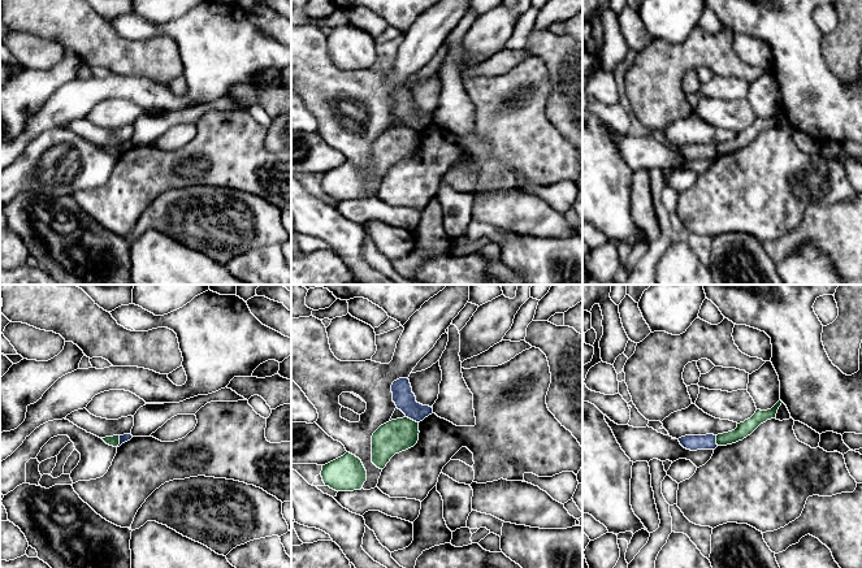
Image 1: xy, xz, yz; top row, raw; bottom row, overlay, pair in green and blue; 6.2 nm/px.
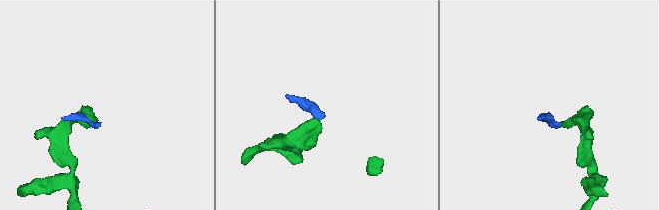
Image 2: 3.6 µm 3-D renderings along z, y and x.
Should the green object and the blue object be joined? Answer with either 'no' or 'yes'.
no

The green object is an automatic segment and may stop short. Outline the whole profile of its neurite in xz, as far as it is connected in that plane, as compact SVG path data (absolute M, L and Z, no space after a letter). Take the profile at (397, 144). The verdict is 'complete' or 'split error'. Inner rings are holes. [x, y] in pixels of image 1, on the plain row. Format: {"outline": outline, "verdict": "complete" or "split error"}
{"outline": "M403 126L381 134L372 144L372 172L384 178L390 168L419 149L419 131Z", "verdict": "complete"}

